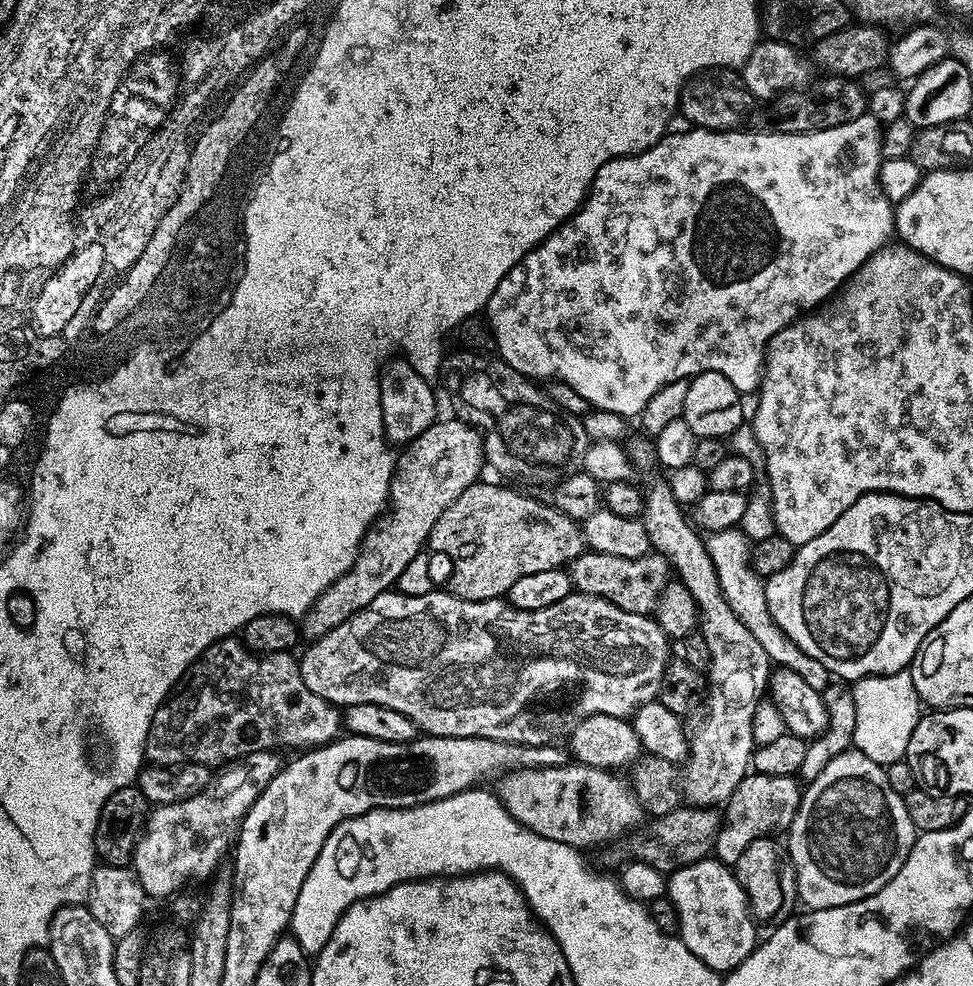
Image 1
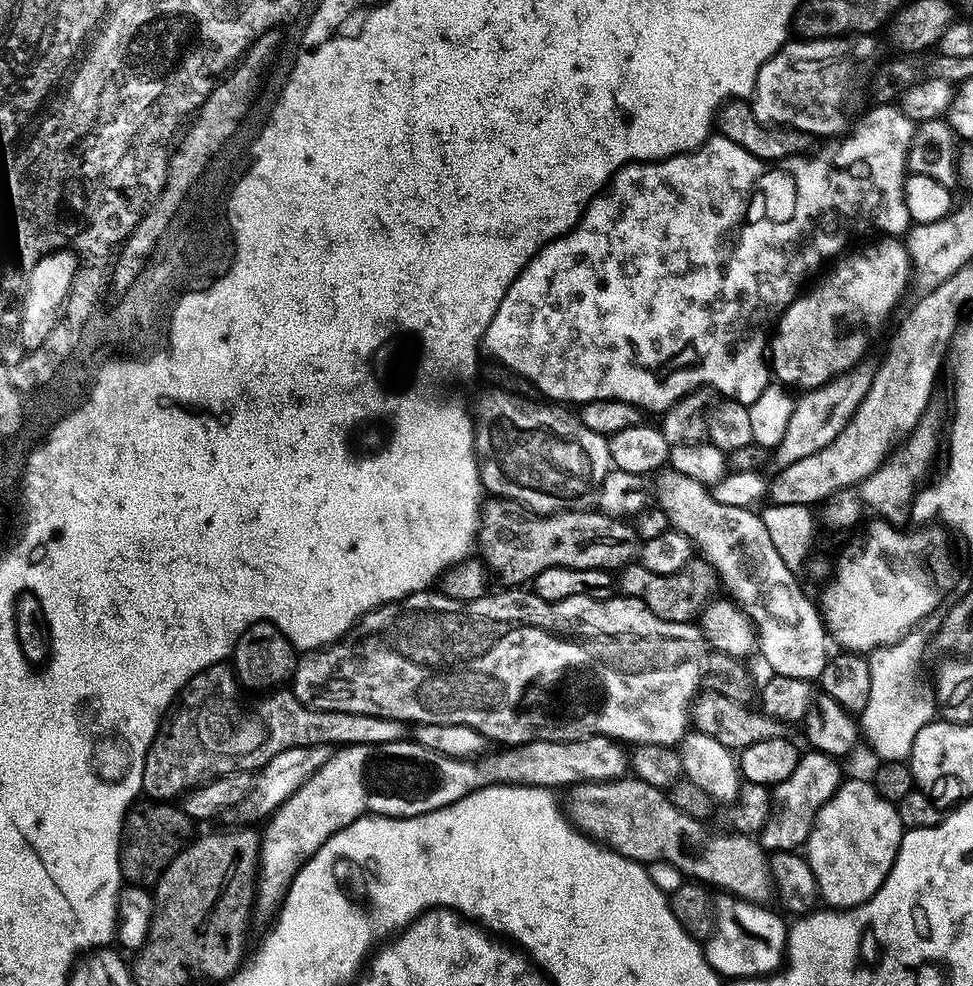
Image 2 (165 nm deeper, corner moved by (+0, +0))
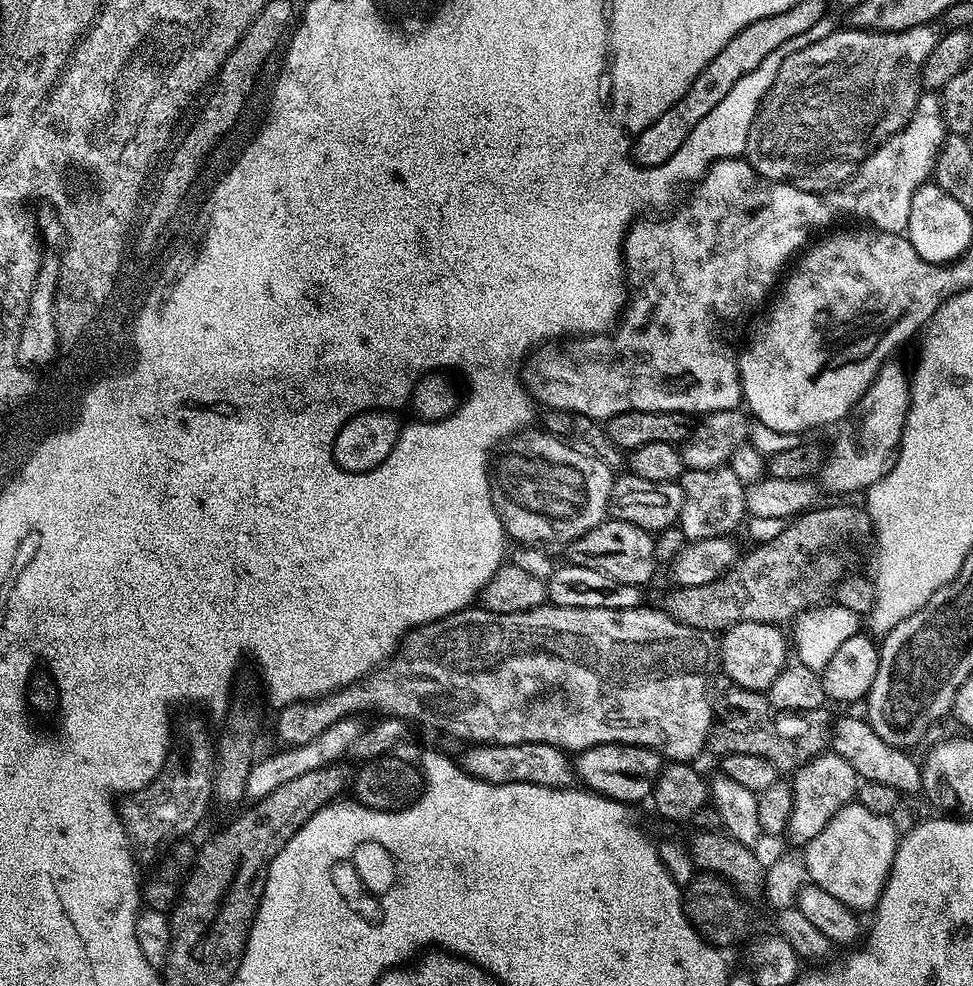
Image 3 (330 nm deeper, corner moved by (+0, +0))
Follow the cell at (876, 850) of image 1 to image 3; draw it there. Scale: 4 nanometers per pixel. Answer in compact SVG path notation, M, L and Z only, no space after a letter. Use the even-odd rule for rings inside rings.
M858 802L848 804L814 839L808 841L803 849L802 863L806 876L826 894L834 894L847 908L864 914L864 911L875 909L884 892L884 884L888 880L888 871L892 868L892 860L896 856L898 833L891 819L882 814L866 810Z

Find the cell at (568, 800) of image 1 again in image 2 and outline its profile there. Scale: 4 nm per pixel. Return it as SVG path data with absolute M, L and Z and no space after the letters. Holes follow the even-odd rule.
M621 778L574 784L567 789L566 795L568 797L563 797L562 808L573 828L626 858L637 860L645 866L665 860L684 873L685 877L695 877L705 886L717 884L725 893L738 896L741 900L749 900L751 904L767 901L767 896L770 896L772 875L768 870L769 857L761 848L759 839L739 834L700 836L704 832L705 825L699 820L690 818L690 814L682 814L682 810L678 810L678 806L674 806L661 789L635 778Z

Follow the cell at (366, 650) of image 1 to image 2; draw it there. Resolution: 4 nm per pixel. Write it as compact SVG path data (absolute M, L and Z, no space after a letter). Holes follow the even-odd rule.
M512 586L507 590L500 590L497 596L485 594L479 596L476 600L452 600L449 596L440 595L436 590L425 590L423 592L414 592L407 596L405 600L396 600L392 604L383 604L381 608L375 608L373 612L367 612L365 616L361 616L355 627L352 628L347 635L341 636L332 644L328 644L324 648L313 648L305 651L303 655L297 659L296 671L292 673L290 681L290 690L298 698L298 702L302 702L307 708L312 708L315 712L349 712L350 714L370 714L371 716L381 716L387 720L398 720L407 722L409 725L415 726L418 724L461 724L462 726L470 726L474 730L478 730L489 742L500 743L500 746L515 746L517 744L529 744L535 740L549 740L550 742L570 742L571 740L581 740L582 738L590 738L591 736L608 736L611 740L617 742L625 742L629 740L629 745L637 744L666 744L669 746L679 745L684 738L684 733L689 731L690 721L688 718L688 708L692 704L693 698L696 697L698 689L702 684L702 673L705 670L705 661L708 659L710 649L707 640L704 639L704 633L700 631L695 623L689 622L679 624L678 622L666 622L662 618L655 616L642 600L633 596L622 596L613 594L607 600L599 600L598 598L586 598L585 596L575 596L574 598L566 598L558 602L550 602L544 600L541 596L536 595L535 591L525 590L520 586Z

